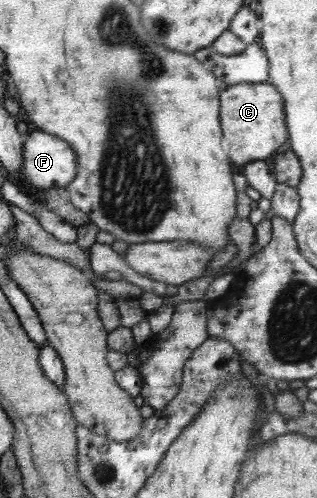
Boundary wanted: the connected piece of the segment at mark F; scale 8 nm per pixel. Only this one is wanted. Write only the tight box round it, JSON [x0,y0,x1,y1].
[20,128,78,189]

